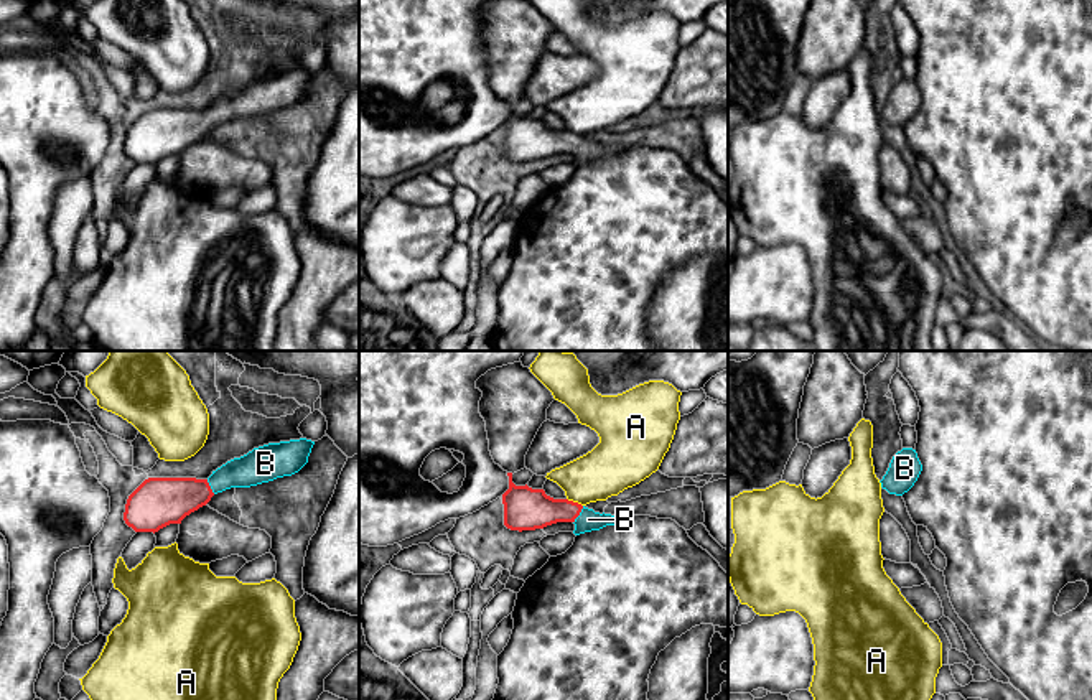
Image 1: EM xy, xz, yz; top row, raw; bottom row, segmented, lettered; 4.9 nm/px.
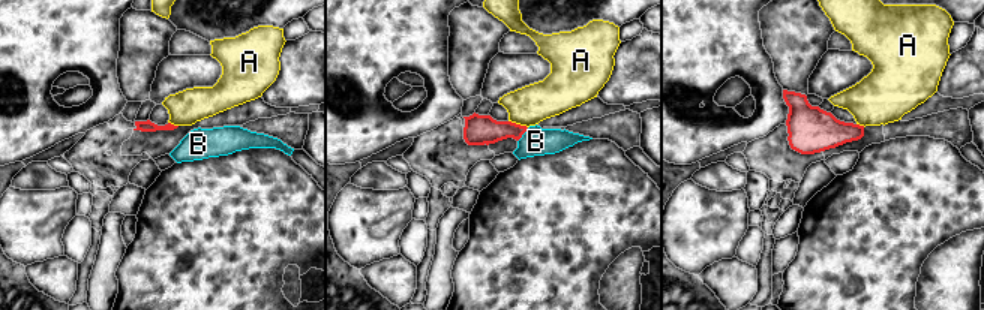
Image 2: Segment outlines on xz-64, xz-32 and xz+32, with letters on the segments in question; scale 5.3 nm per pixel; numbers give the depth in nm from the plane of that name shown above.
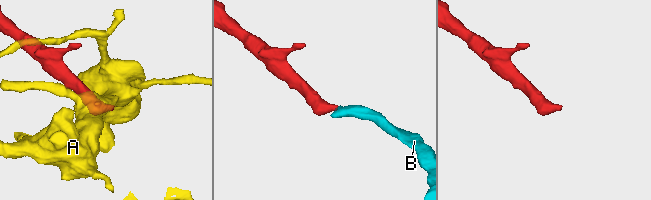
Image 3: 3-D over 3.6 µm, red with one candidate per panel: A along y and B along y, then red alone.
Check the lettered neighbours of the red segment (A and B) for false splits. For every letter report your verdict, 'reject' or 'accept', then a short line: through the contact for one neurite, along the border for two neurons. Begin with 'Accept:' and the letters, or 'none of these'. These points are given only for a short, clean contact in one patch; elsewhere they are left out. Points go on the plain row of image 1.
Accept: B
A: reject
B: accept; line xz (527, 140), (578, 145), (588, 150)

